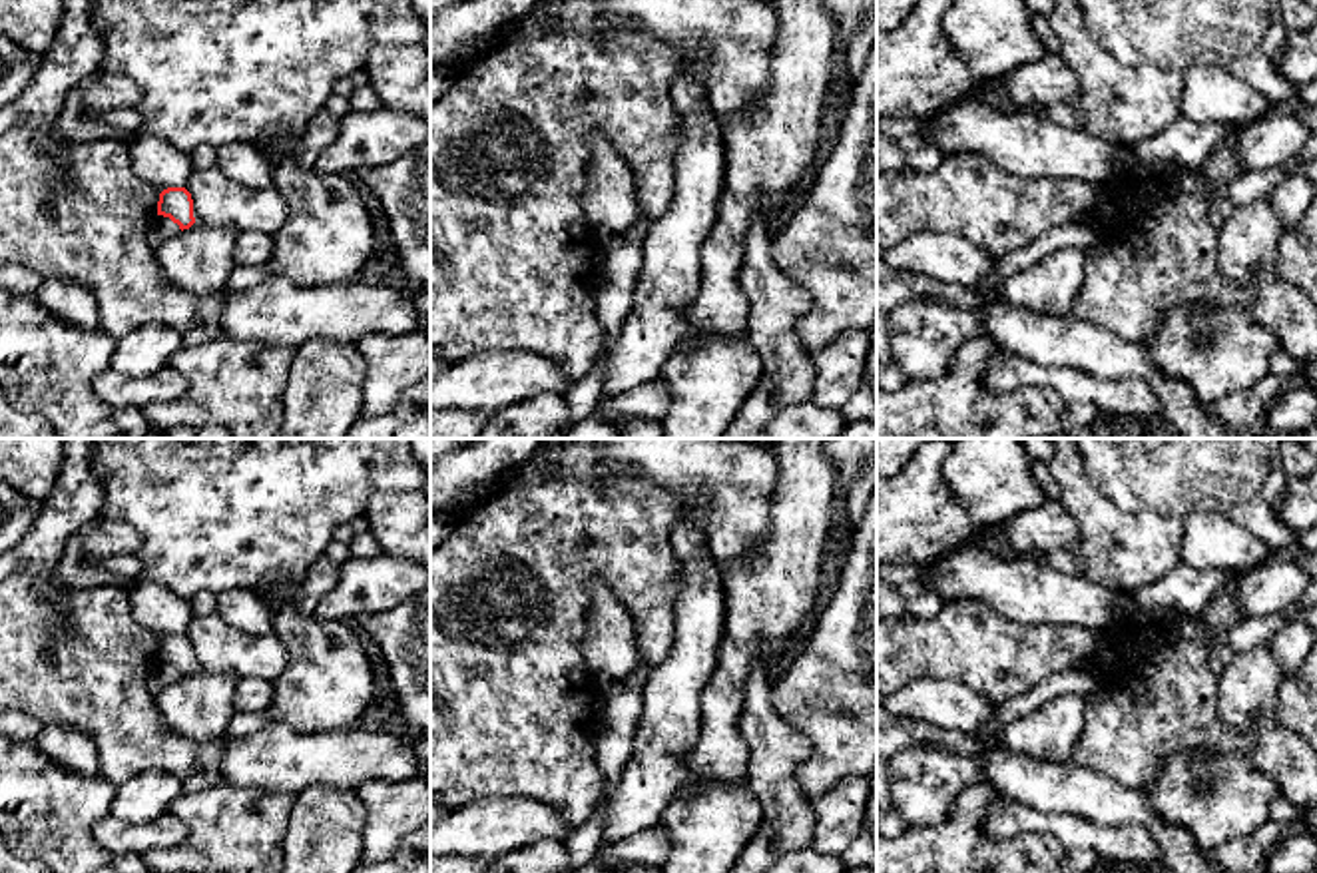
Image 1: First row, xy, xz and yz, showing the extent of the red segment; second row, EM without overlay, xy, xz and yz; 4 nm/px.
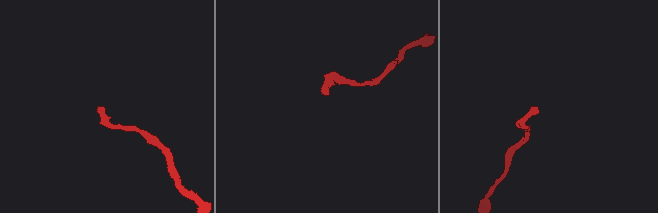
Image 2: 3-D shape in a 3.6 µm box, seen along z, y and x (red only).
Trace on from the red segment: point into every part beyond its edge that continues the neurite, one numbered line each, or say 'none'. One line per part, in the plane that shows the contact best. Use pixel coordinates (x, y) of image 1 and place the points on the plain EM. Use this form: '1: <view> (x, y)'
none

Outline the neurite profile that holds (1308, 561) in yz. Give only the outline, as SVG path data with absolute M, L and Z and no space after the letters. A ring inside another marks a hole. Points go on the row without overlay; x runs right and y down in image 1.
M1305 552L1299 564L1309 574L1309 586L1295 604L1299 610L1305 610L1317 606L1317 552Z

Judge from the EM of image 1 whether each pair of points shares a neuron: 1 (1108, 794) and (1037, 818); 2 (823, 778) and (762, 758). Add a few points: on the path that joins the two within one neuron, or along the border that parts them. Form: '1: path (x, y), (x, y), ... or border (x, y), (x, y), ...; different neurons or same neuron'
1: border (1007, 794), (1041, 810), (1074, 812), (1096, 824); different neurons
2: border (786, 722), (809, 740), (797, 768), (807, 796); different neurons

